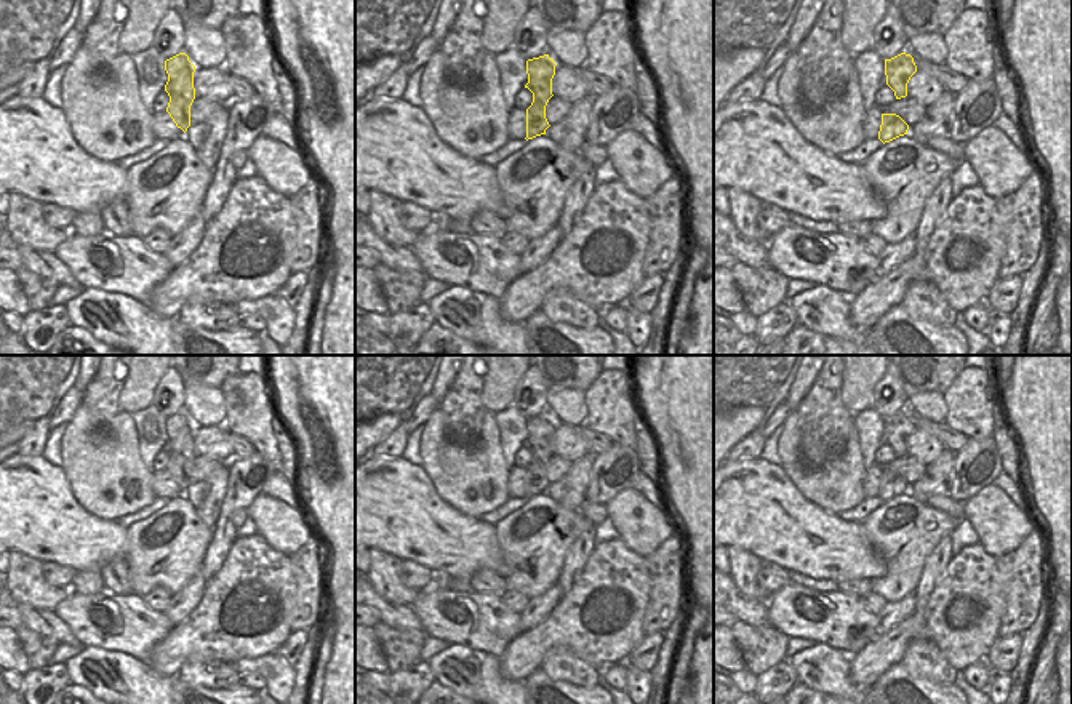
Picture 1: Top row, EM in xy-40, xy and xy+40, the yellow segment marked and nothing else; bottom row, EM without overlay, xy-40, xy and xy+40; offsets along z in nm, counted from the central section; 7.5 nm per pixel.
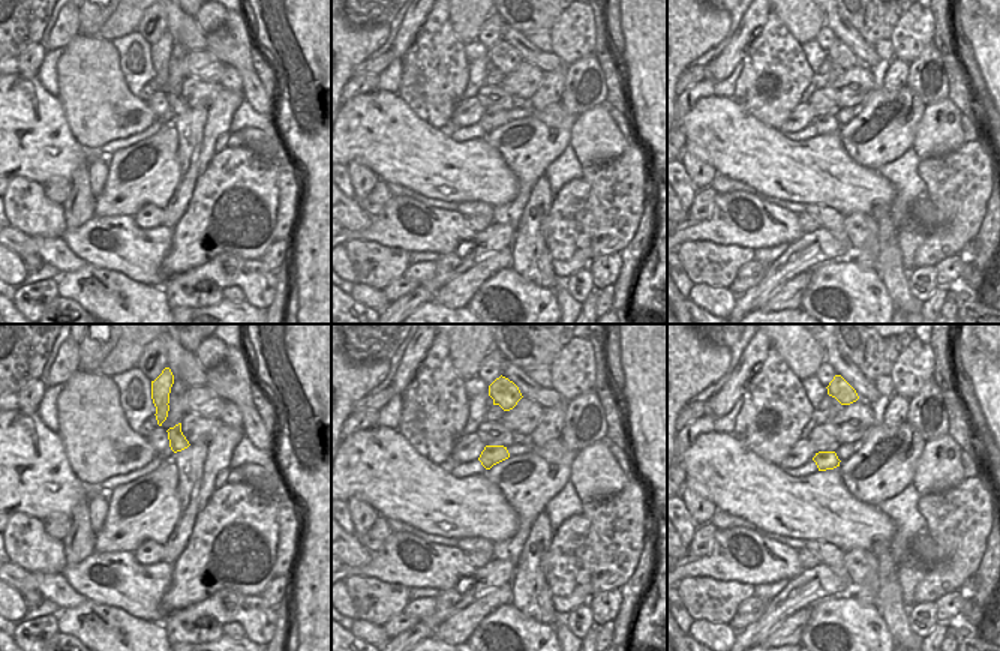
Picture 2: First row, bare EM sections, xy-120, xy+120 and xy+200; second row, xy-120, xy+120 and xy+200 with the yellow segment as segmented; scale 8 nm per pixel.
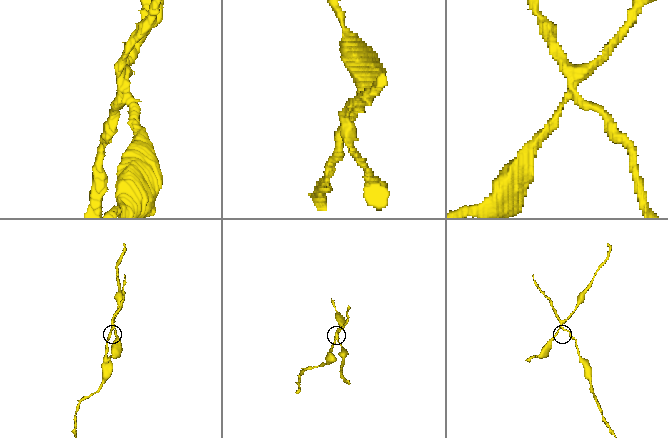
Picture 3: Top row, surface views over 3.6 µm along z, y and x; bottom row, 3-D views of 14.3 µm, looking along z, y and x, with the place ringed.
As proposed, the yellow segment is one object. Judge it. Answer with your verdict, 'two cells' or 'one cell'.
two cells

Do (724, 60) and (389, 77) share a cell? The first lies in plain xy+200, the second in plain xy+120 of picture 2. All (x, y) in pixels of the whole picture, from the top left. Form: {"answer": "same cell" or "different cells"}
{"answer": "different cells"}

